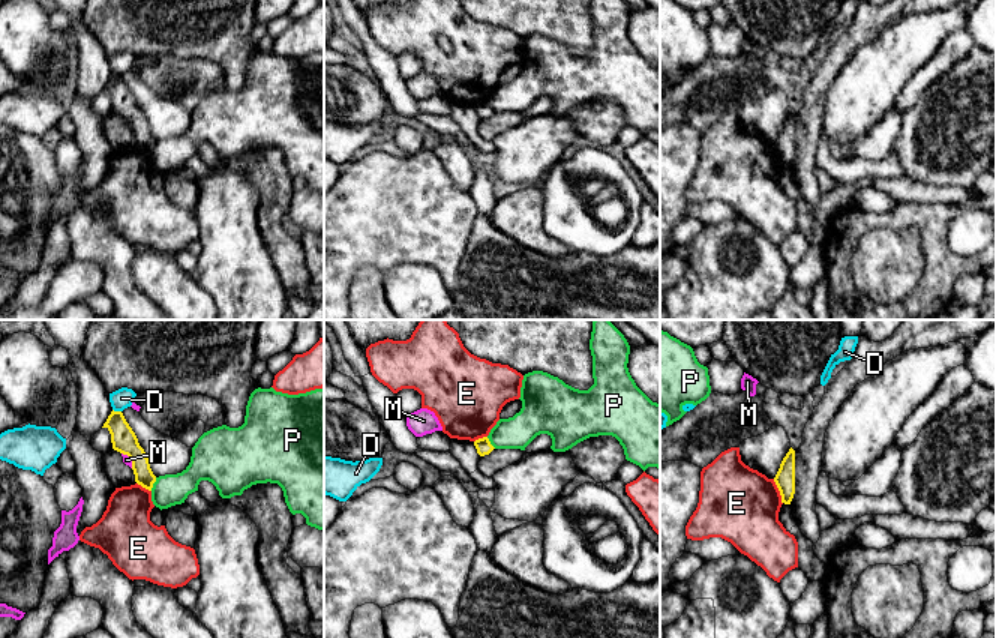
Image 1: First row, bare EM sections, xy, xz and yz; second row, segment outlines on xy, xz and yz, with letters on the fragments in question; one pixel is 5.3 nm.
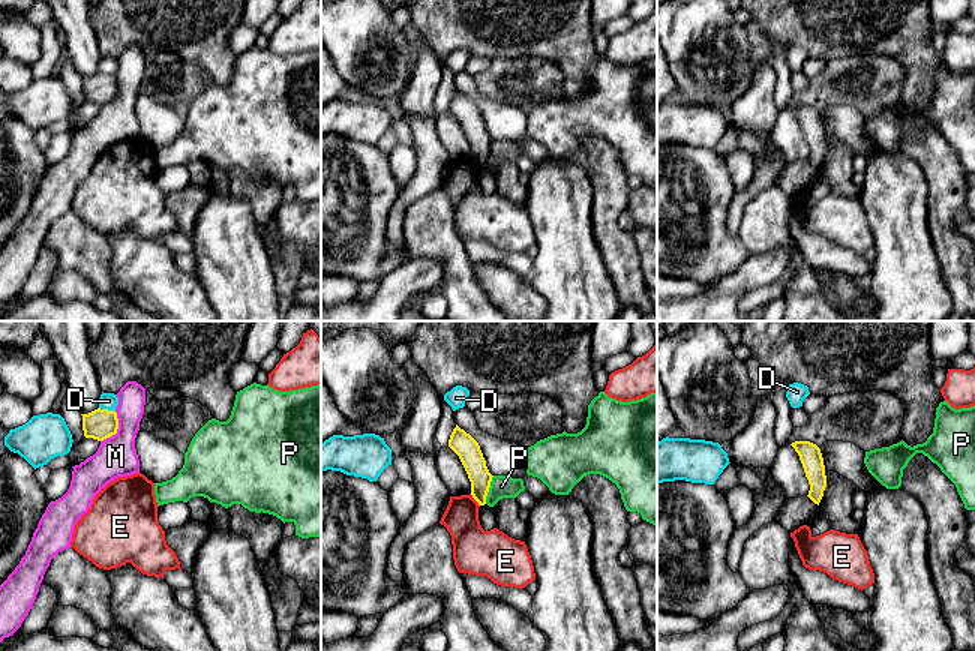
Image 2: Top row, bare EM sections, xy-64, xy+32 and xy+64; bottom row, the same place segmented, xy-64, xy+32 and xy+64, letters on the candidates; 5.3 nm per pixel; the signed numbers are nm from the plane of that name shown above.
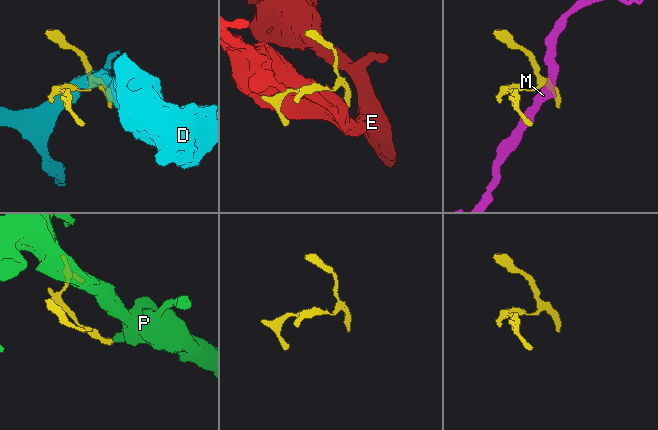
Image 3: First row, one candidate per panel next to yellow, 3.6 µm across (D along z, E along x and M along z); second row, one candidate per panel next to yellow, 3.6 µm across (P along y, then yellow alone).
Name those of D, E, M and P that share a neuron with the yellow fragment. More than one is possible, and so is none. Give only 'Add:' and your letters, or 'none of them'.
Add: none of them

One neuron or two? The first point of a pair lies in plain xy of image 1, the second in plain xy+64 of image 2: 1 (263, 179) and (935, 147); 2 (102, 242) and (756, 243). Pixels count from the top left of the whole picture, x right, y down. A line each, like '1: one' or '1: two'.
1: one
2: one

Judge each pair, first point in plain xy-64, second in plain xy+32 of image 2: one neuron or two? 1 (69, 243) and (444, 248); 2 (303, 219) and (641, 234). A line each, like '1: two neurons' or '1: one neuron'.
1: one neuron
2: two neurons

